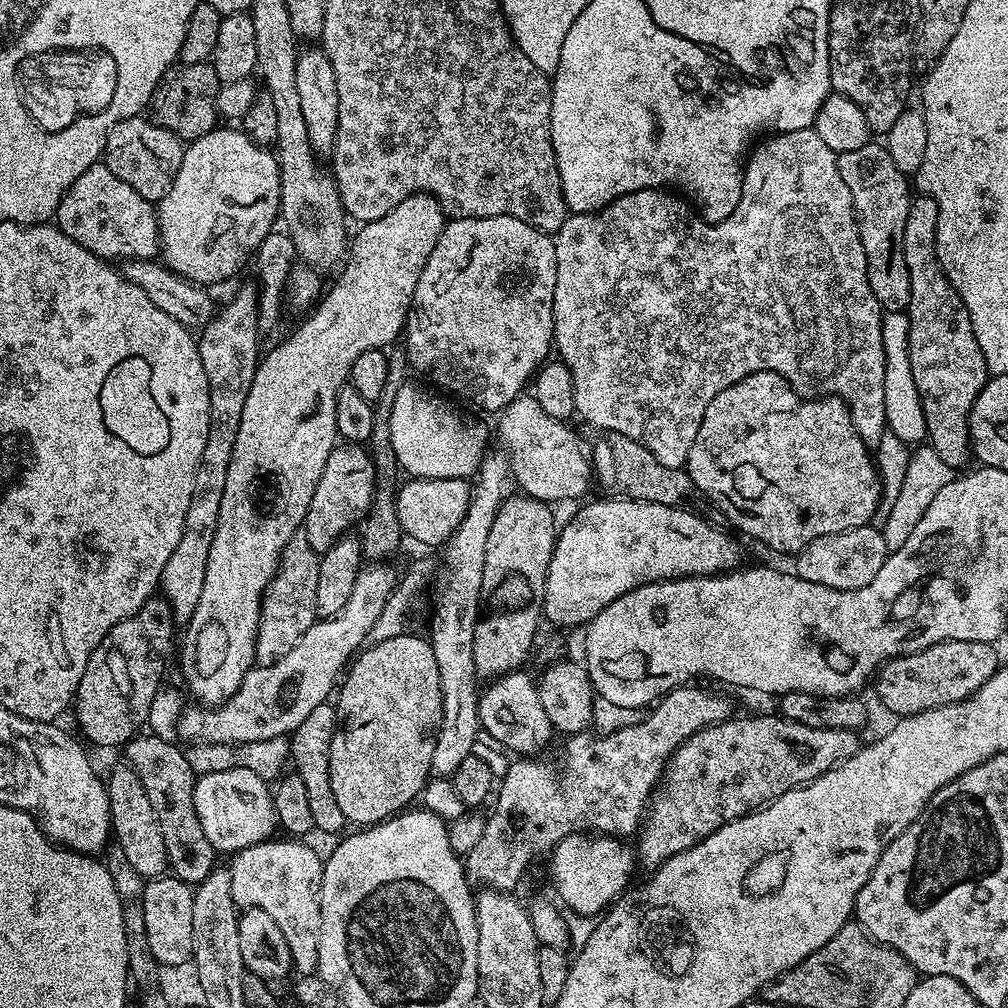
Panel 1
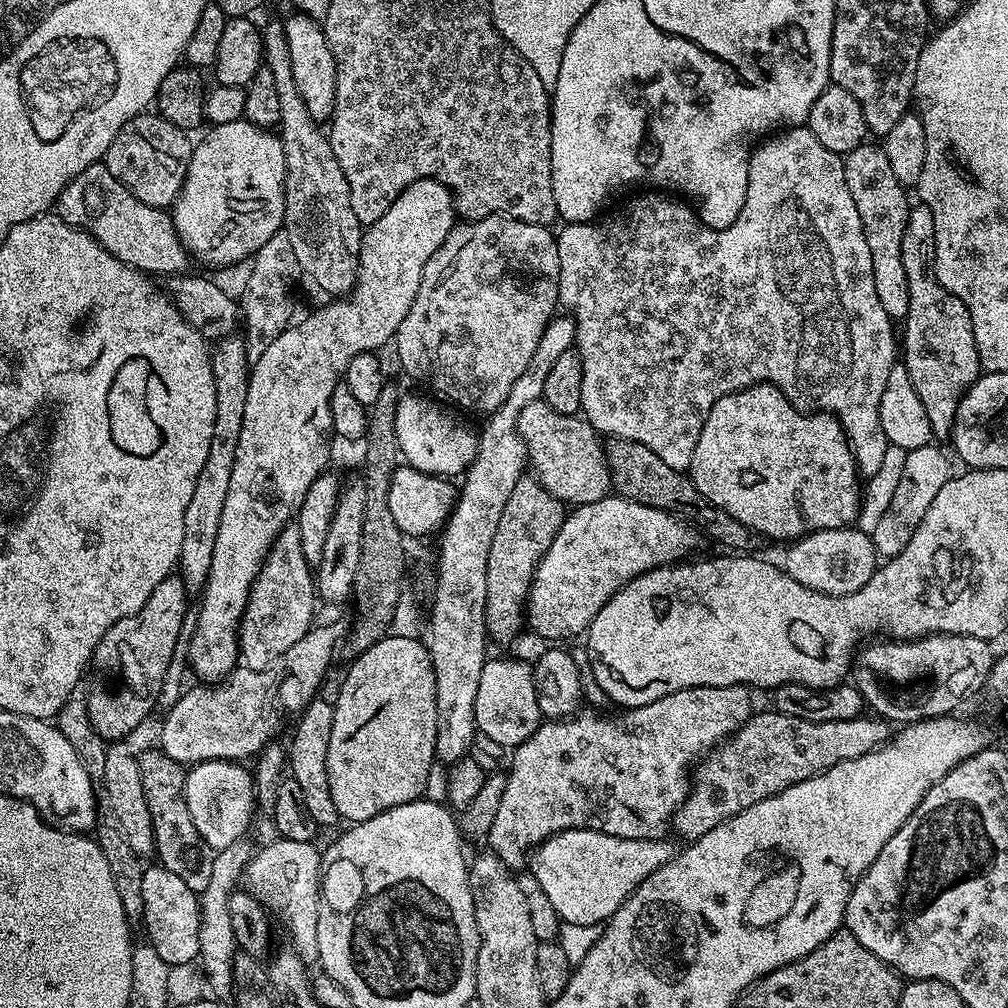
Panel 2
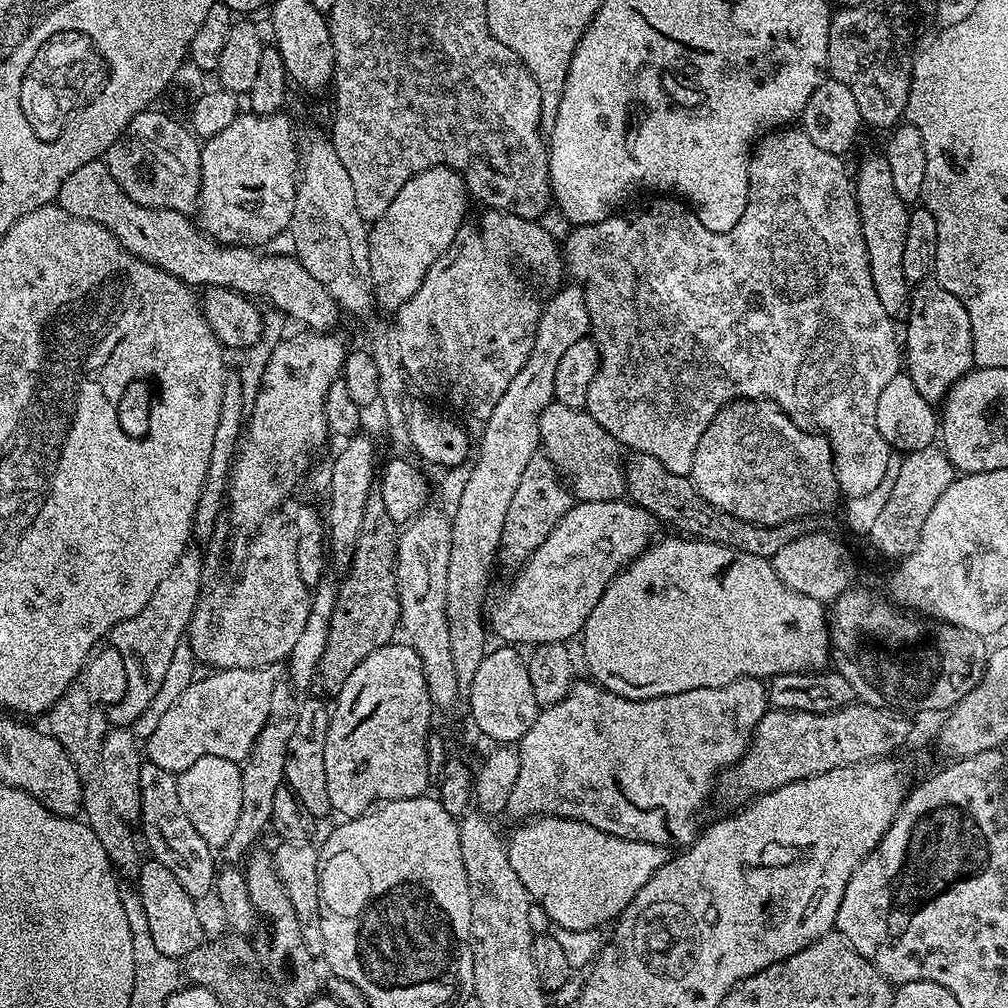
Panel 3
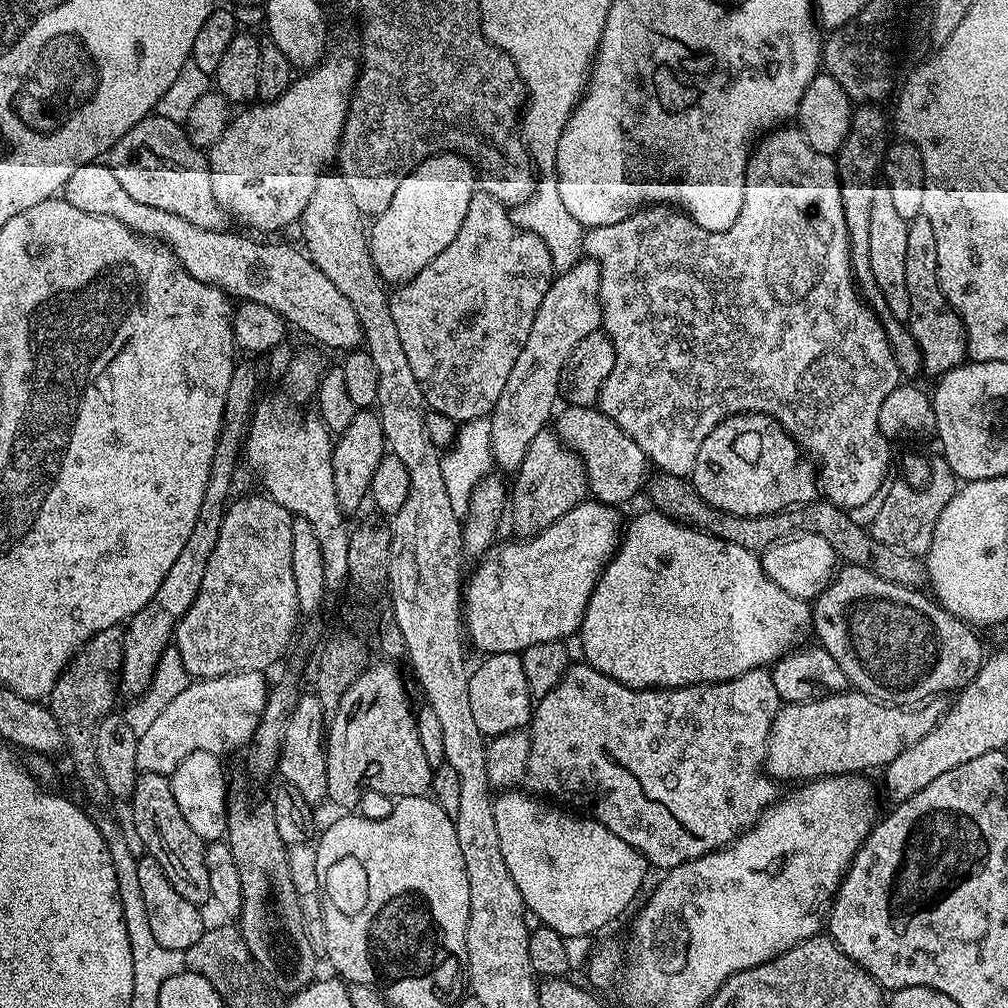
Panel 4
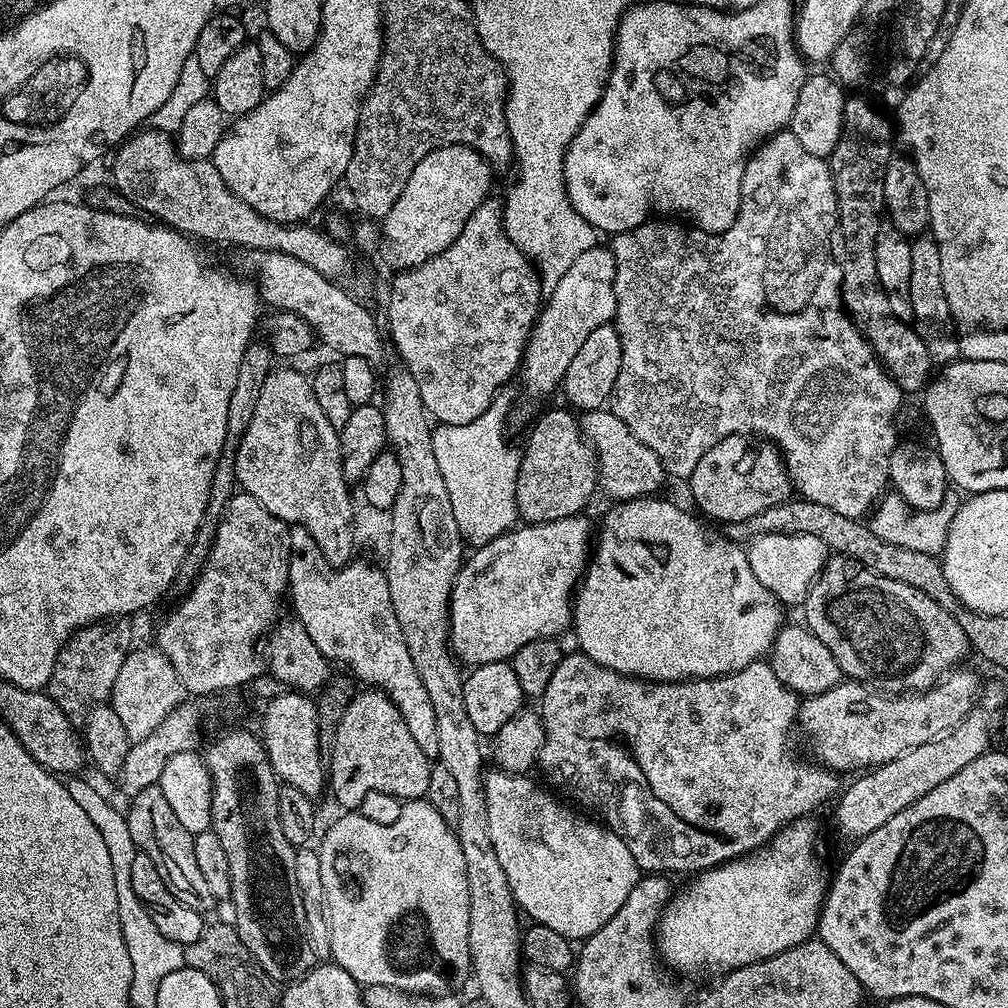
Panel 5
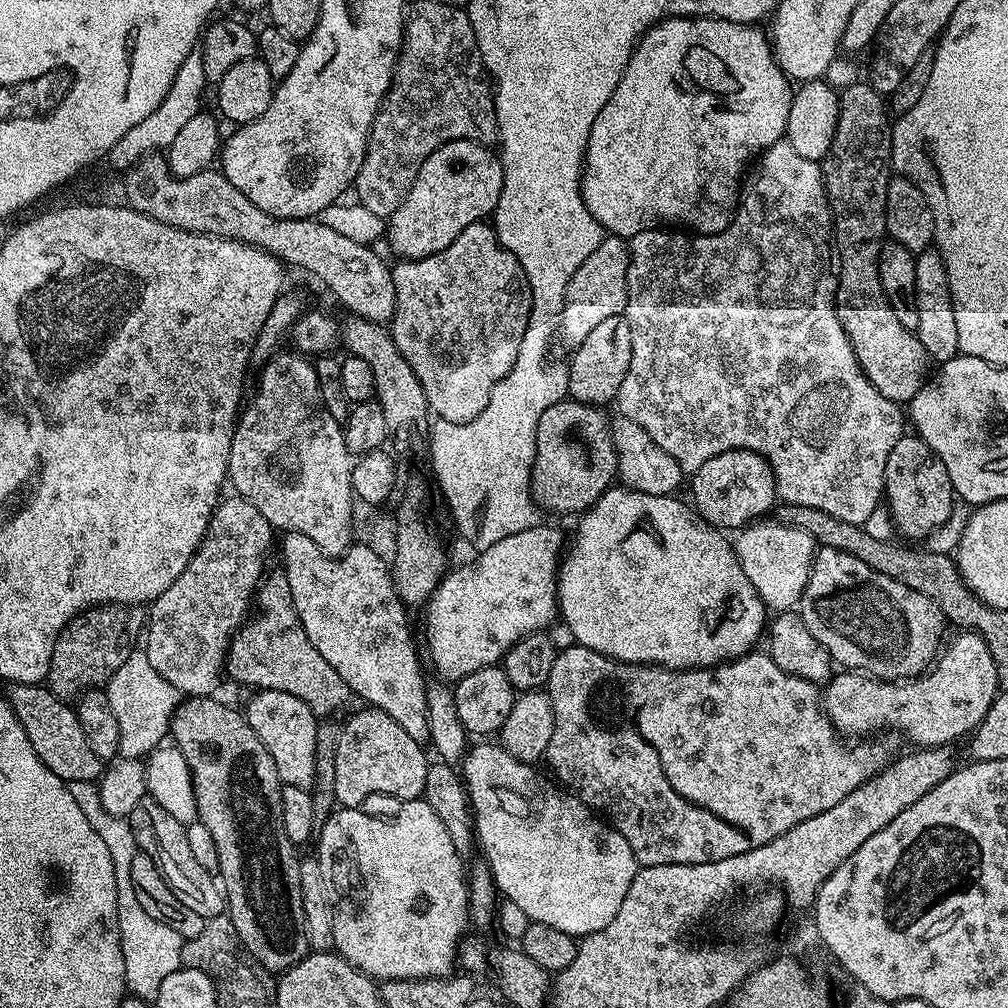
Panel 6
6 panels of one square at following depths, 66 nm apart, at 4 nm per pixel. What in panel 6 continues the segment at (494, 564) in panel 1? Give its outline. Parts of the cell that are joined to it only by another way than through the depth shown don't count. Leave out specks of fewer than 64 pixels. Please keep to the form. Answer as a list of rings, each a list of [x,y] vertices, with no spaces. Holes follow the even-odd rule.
[[[571,398],[546,406],[542,418],[538,418],[536,457],[532,467],[532,499],[537,509],[545,513],[583,514],[604,491],[613,487],[617,479],[616,447],[609,417],[604,417],[604,412],[603,407]]]

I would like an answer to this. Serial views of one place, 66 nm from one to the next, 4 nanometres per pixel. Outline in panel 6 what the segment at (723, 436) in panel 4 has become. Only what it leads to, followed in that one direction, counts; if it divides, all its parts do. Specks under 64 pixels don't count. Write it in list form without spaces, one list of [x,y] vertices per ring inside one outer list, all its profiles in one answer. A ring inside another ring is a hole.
[[[735,448],[726,454],[718,454],[706,462],[697,472],[691,473],[691,503],[708,524],[721,530],[739,530],[773,511],[777,503],[776,476],[763,456],[750,450]]]

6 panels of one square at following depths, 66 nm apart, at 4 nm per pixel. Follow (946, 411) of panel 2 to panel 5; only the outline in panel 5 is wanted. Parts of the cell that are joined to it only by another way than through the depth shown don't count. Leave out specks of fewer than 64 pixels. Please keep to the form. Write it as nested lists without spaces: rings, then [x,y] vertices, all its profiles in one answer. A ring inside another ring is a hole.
[[[930,234],[915,237],[910,246],[910,306],[914,306],[911,323],[918,338],[926,342],[933,365],[943,366],[957,359],[960,342],[950,314],[950,302],[946,302],[946,290],[942,290],[942,254],[938,254],[938,242]]]

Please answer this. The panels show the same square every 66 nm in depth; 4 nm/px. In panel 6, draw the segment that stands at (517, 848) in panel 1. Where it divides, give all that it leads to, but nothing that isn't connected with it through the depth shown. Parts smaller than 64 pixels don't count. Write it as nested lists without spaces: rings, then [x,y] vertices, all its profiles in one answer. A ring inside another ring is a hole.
[[[575,643],[566,649],[557,651],[554,658],[554,667],[550,670],[550,678],[546,685],[546,691],[554,710],[554,734],[550,734],[550,746],[546,753],[546,764],[552,767],[553,773],[551,772],[551,775],[565,789],[578,794],[580,801],[587,808],[592,809],[593,812],[599,814],[607,823],[611,824],[613,828],[617,828],[620,831],[622,838],[626,838],[626,842],[630,842],[630,850],[634,850],[634,858],[637,865],[640,866],[709,864],[715,860],[730,858],[734,854],[746,854],[746,850],[754,850],[758,846],[762,846],[766,842],[770,842],[774,838],[786,834],[794,826],[798,826],[798,822],[806,822],[806,818],[814,818],[814,814],[822,814],[822,810],[831,810],[832,807],[838,806],[838,802],[842,802],[842,798],[846,798],[846,794],[850,794],[850,790],[858,790],[858,786],[862,786],[862,782],[866,782],[874,774],[878,774],[886,765],[892,763],[894,759],[892,744],[888,740],[880,740],[884,738],[864,738],[859,742],[853,743],[856,744],[853,748],[847,748],[843,744],[845,741],[842,739],[841,733],[836,731],[836,727],[829,720],[827,714],[824,713],[821,689],[808,680],[803,680],[797,676],[788,676],[782,670],[778,670],[778,666],[773,662],[772,657],[764,650],[753,650],[744,656],[739,656],[736,660],[727,660],[724,664],[715,664],[713,668],[686,668],[681,670],[678,668],[660,668],[656,664],[624,664],[620,660],[613,658],[613,656],[603,656],[586,646]]]

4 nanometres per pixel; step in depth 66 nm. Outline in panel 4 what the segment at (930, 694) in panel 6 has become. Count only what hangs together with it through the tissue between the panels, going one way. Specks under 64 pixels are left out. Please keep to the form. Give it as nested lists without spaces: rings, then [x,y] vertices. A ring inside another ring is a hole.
[[[855,690],[805,704],[784,704],[772,723],[768,756],[762,767],[777,782],[807,782],[826,776],[868,774],[871,768],[883,770],[902,750],[910,750],[914,742],[930,734],[942,715],[942,708],[936,704],[893,706]]]

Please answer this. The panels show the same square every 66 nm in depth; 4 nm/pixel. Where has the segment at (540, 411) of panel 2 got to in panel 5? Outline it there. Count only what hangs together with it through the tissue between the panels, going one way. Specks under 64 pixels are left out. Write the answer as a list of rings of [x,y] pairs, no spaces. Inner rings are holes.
[[[607,407],[596,409],[595,412],[585,412],[579,417],[580,429],[588,437],[589,444],[596,449],[600,461],[598,473],[598,484],[612,502],[623,502],[626,500],[638,500],[641,496],[651,496],[659,493],[659,488],[666,481],[664,463],[646,446],[646,442],[638,442],[622,422]]]

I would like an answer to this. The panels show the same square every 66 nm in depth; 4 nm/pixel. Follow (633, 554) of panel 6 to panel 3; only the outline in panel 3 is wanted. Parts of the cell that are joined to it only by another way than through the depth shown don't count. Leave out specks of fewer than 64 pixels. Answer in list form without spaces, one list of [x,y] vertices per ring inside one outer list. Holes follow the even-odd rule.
[[[680,534],[671,535],[665,540],[657,539],[649,544],[648,549],[638,559],[631,560],[608,583],[602,598],[598,598],[598,606],[594,606],[590,618],[584,623],[582,639],[586,648],[586,660],[589,662],[591,679],[622,698],[649,700],[659,696],[682,694],[686,690],[725,688],[730,682],[740,680],[744,676],[771,678],[787,672],[815,672],[823,669],[829,663],[828,625],[830,616],[825,605],[814,598],[806,598],[806,594],[798,594],[798,590],[790,590],[790,586],[786,586],[786,582],[782,582],[782,578],[778,578],[771,560],[758,558],[758,554],[742,554],[742,550],[730,550],[730,546],[722,546],[695,538],[685,538]]]

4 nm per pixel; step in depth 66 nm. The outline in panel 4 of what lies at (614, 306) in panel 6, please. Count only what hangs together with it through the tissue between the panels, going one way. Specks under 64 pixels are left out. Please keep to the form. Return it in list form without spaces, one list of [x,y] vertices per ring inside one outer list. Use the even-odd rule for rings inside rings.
[[[587,258],[581,260],[573,266],[567,268],[566,271],[559,273],[553,279],[552,284],[546,290],[546,298],[542,298],[542,306],[538,306],[538,314],[534,314],[534,326],[530,326],[530,338],[526,338],[526,346],[522,346],[522,354],[518,354],[518,362],[514,362],[514,370],[510,370],[510,378],[506,378],[506,386],[502,386],[502,398],[498,398],[498,402],[492,407],[490,419],[492,425],[490,426],[490,442],[492,443],[492,459],[495,467],[509,468],[515,470],[520,467],[522,458],[526,458],[526,450],[530,450],[530,442],[534,442],[534,437],[542,431],[545,431],[546,425],[544,424],[553,419],[554,413],[557,411],[558,403],[561,399],[560,394],[560,379],[564,373],[566,362],[570,358],[570,354],[574,354],[574,346],[578,346],[578,342],[582,342],[582,338],[586,338],[586,334],[594,334],[601,327],[602,321],[600,318],[600,267],[596,261]]]

